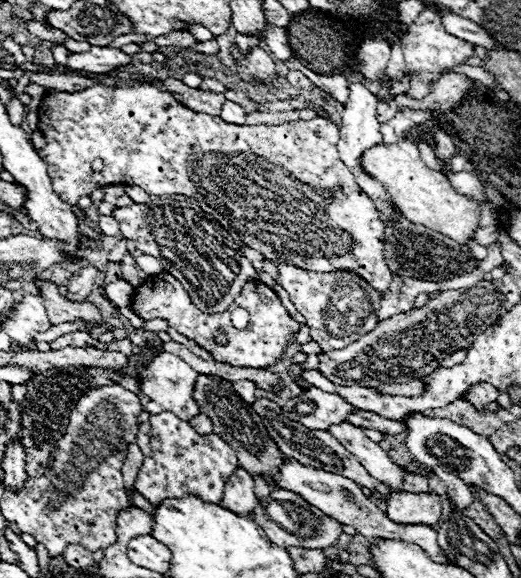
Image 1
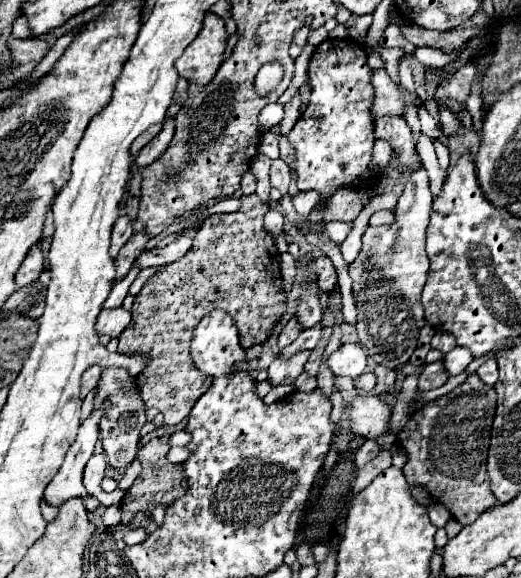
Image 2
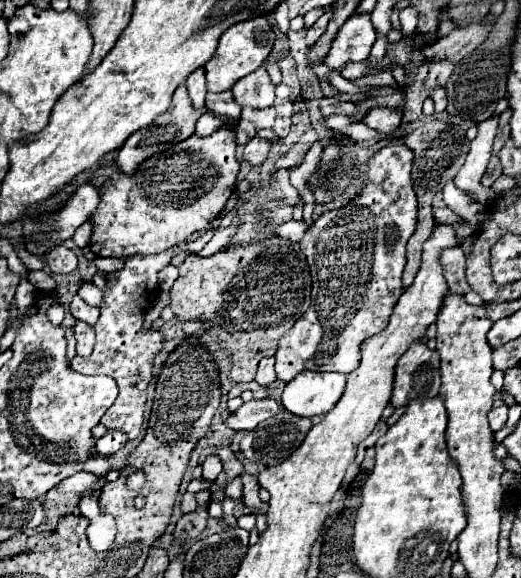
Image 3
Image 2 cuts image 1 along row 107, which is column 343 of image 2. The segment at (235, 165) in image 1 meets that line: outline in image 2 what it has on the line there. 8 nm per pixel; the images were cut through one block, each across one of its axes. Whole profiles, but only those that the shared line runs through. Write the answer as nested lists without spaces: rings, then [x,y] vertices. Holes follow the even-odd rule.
[[[338,38],[324,40],[310,58],[308,78],[312,86],[310,102],[288,134],[288,142],[294,148],[298,190],[318,190],[326,200],[340,186],[362,186],[376,178],[374,172],[368,170],[372,144],[376,140],[370,120],[374,90],[362,44]]]

